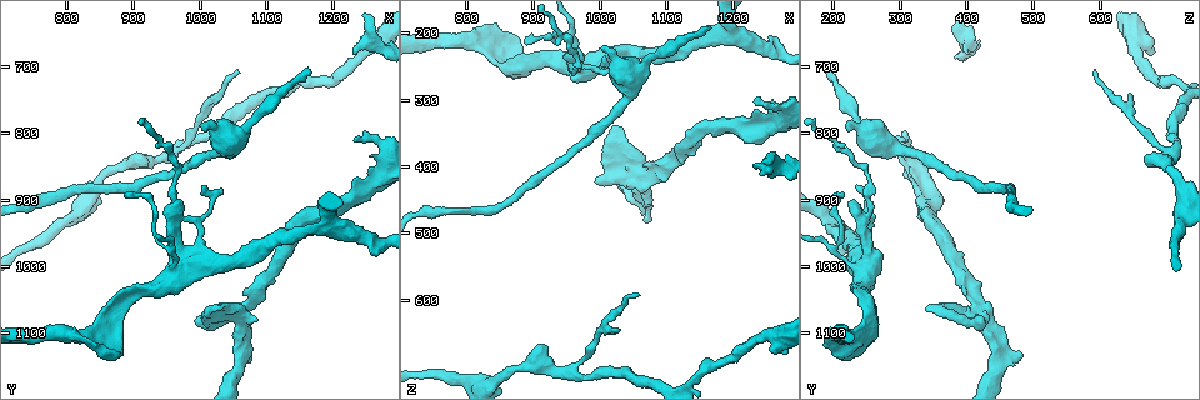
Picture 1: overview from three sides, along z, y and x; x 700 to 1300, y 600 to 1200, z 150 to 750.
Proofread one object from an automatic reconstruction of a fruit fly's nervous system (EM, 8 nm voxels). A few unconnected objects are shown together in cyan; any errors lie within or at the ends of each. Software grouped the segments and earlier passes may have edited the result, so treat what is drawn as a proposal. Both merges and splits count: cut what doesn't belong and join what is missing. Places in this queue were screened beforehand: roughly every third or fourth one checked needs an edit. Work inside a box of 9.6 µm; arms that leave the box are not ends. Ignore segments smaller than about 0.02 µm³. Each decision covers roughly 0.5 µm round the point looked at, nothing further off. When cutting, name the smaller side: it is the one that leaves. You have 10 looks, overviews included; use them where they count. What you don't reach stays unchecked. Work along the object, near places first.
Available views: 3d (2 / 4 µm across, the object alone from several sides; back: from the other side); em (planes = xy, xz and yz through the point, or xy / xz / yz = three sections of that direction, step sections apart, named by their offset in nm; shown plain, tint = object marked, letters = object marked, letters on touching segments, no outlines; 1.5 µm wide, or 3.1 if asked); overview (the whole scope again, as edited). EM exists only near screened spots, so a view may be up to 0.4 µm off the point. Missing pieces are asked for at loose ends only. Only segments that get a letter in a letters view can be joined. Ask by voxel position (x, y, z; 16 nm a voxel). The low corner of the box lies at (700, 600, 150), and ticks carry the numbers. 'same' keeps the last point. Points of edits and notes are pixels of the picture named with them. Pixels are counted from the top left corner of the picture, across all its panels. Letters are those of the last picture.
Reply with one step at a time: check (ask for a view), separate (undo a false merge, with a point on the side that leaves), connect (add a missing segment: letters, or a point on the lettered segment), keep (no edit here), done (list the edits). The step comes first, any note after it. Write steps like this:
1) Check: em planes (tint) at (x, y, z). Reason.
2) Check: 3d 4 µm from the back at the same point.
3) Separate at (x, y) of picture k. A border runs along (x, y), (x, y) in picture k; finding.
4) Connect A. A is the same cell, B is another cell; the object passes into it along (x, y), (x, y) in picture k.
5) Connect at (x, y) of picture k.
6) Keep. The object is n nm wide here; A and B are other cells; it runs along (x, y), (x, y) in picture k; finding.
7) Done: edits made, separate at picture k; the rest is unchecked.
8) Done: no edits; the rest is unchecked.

Check: 3d 4 µm at (1265, 660, 650). Abrupt turn.

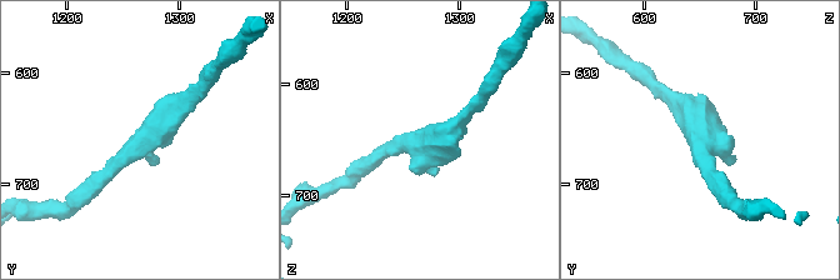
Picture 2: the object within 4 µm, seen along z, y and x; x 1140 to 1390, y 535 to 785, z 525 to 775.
Check: em xy step 4 (tint) at (1264, 664, 652). Shape alone is not enough.

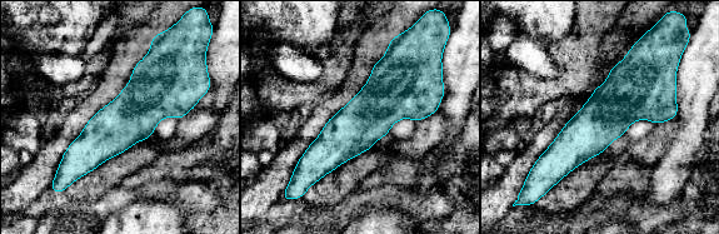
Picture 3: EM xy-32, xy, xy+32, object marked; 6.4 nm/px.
Check: em planes (letters) at the same point. Cut it another way.

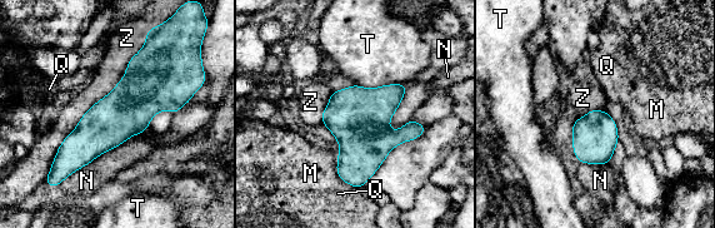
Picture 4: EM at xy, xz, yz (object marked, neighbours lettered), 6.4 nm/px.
Keep. The object is 320 nm wide here; M, N, Q, T and Z are other cells; a border runs along (146, 33), (49, 168) in picture 4; one neuron here.

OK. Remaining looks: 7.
Check: em planes (letters) at (1160, 705, 195). Free end.

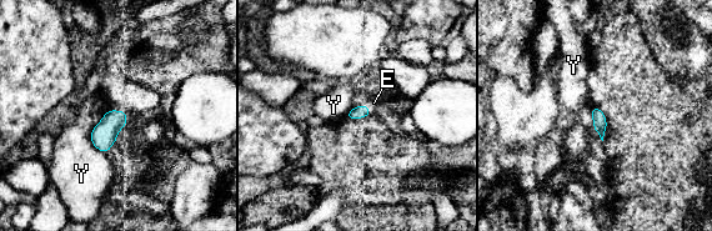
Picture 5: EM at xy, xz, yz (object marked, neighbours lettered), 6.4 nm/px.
Connect E. E is the same cell, Y is another cell; it goes on there.

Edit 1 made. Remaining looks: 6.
Check: em planes (letters) at (1270, 985, 210). Thick end.

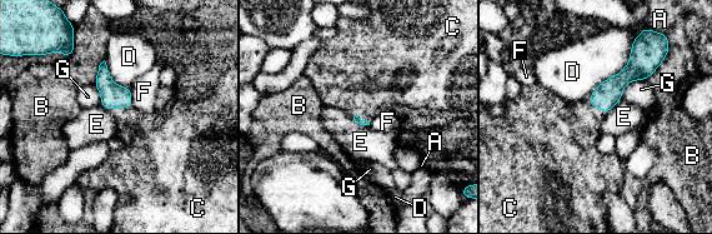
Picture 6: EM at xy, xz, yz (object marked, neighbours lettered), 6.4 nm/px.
Connect C. C is the same cell, A, B, D, E, F and G are other cells; the object passes into it along (607, 94), (590, 103), (567, 134) in picture 6; the neuron continues.

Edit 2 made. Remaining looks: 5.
Check: overview. See it whole again.

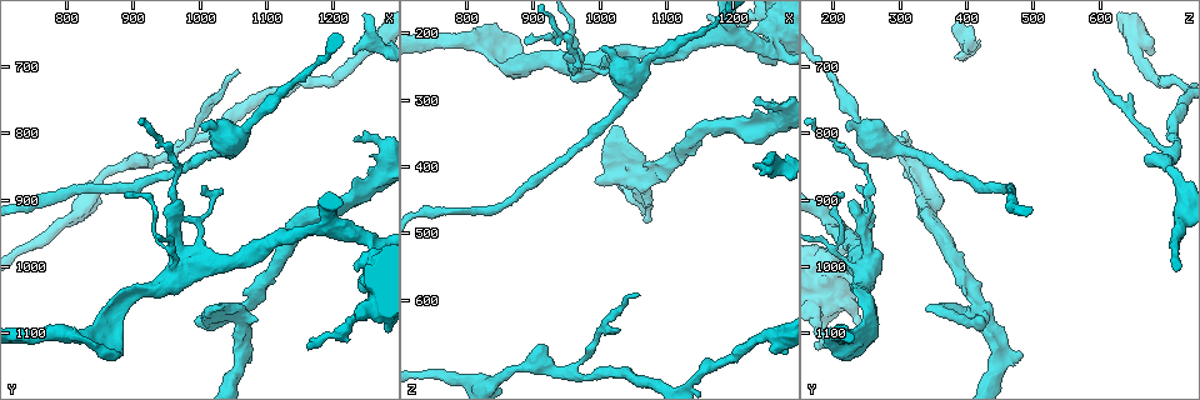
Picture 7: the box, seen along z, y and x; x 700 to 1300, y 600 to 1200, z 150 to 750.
Check: 3d 2 µm at (1040, 1065, 360). Touches itself.

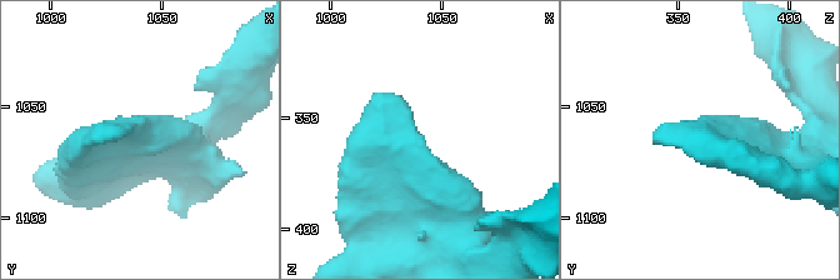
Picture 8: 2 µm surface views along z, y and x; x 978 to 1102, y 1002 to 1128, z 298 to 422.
Check: em xy step 8 (tint) at (1036, 1062, 361).

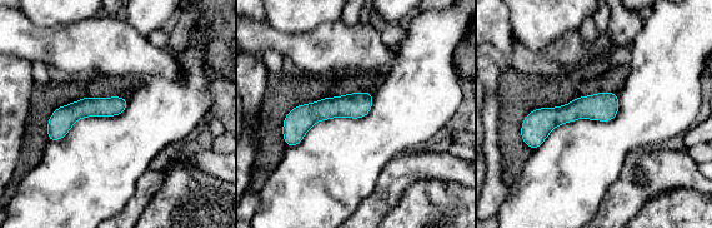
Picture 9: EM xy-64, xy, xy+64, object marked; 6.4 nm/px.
Check: em planes (letters) at the same point. Cut it another way.

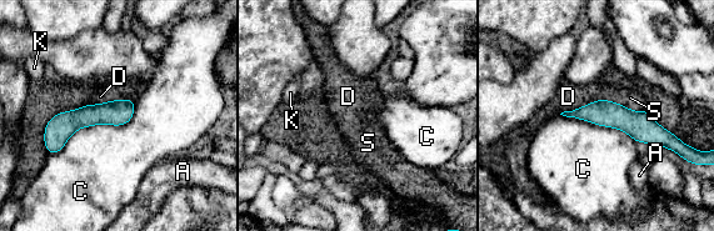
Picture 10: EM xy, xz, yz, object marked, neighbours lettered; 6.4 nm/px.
Keep. The object is 170 nm wide here; A, C, D, K and S are other cells; it runs along (569, 114), (612, 114), (670, 137) in picture 10; one neuron here.

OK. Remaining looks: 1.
Done: edits made, connect at picture 5, connect at picture 6; the rest is unchecked.

